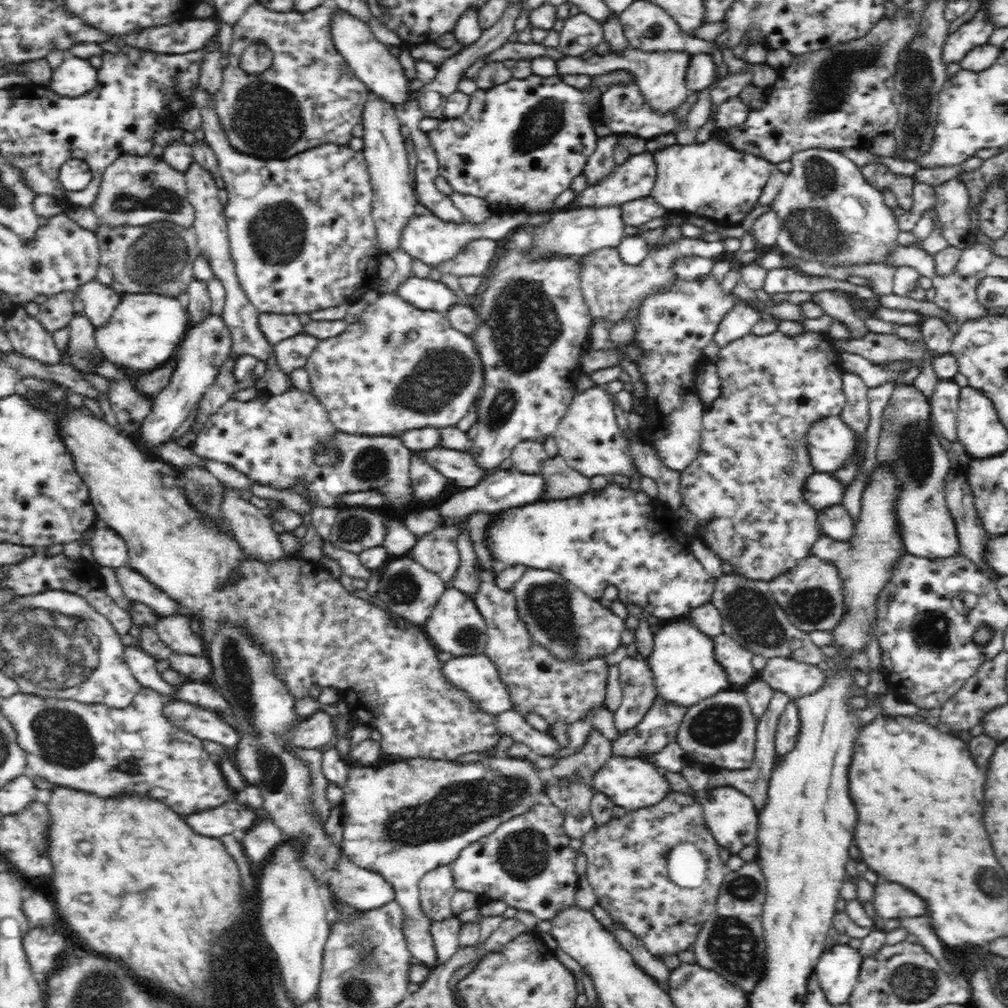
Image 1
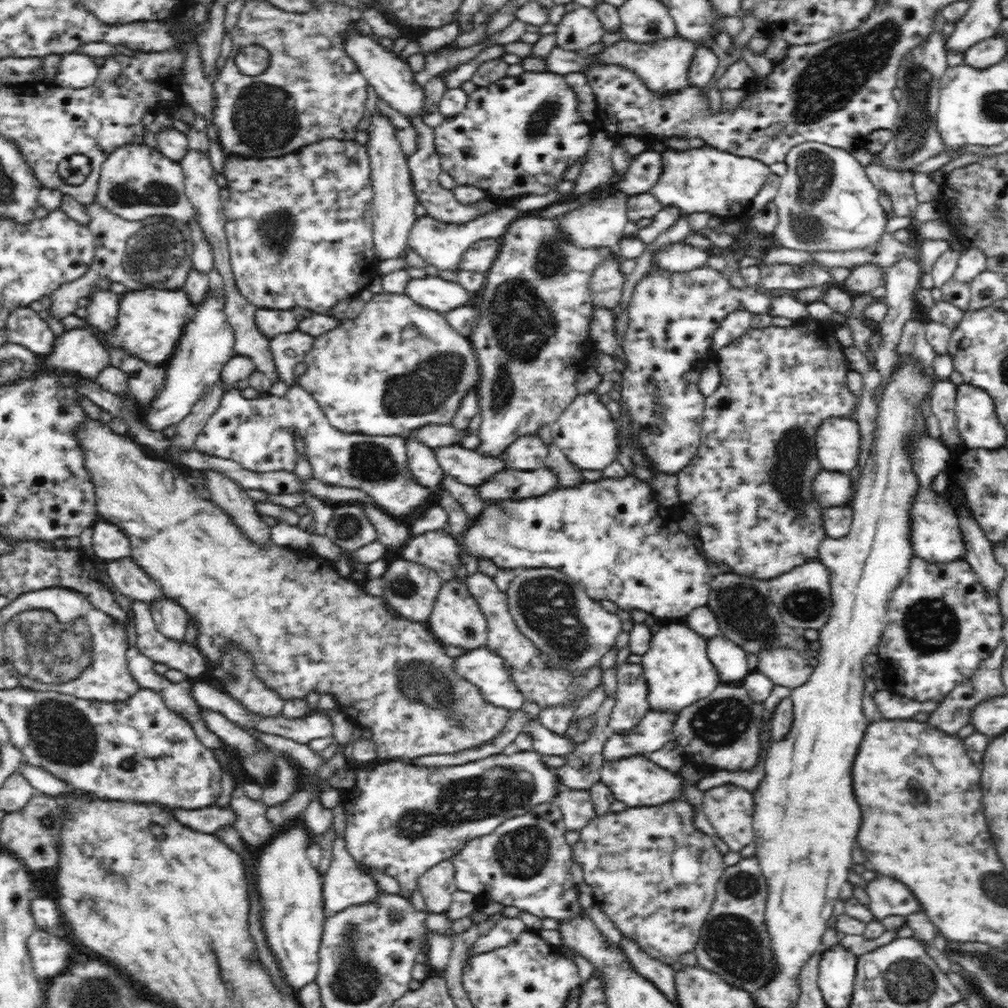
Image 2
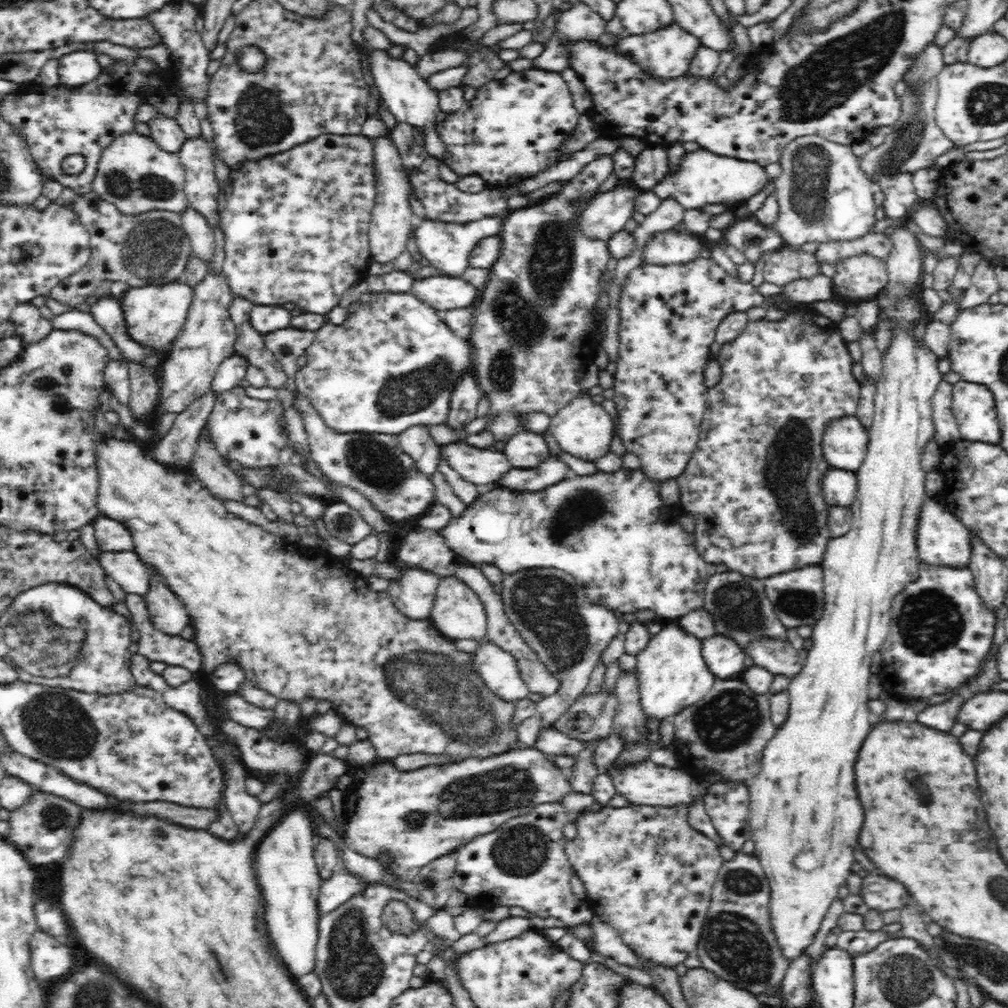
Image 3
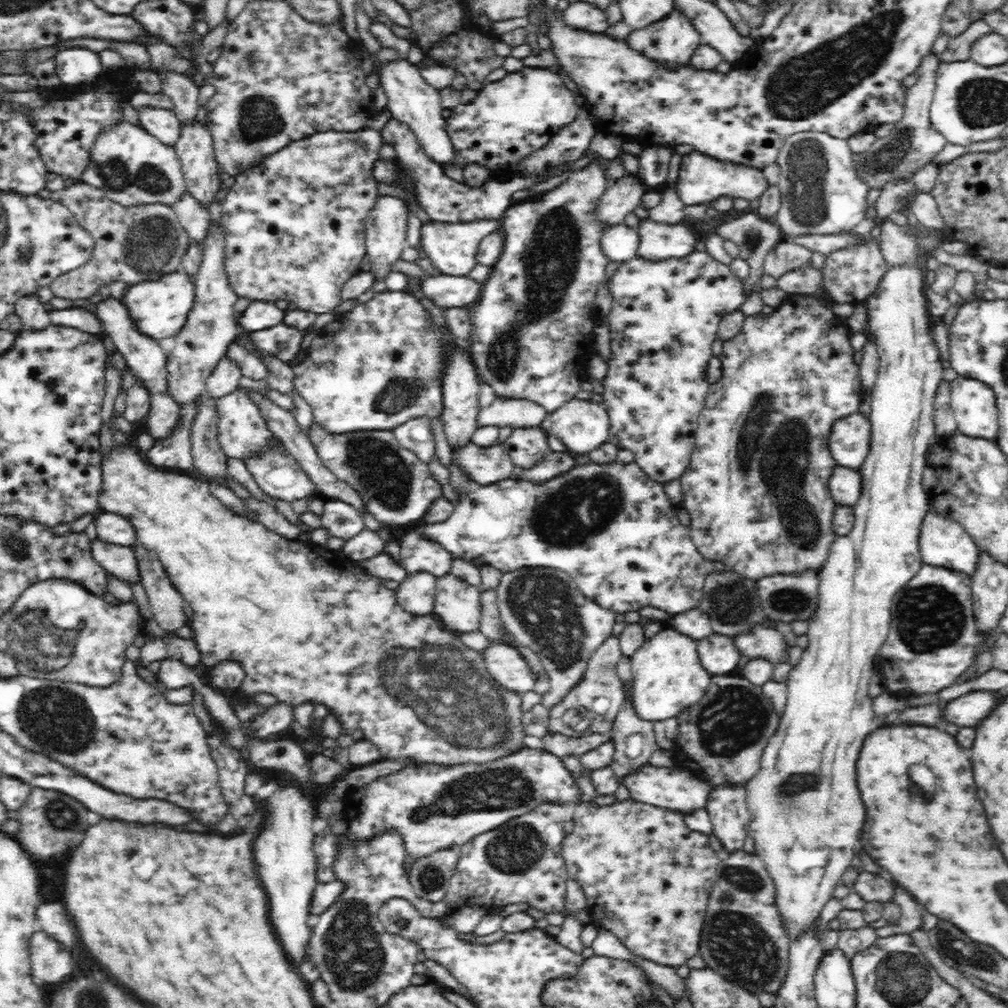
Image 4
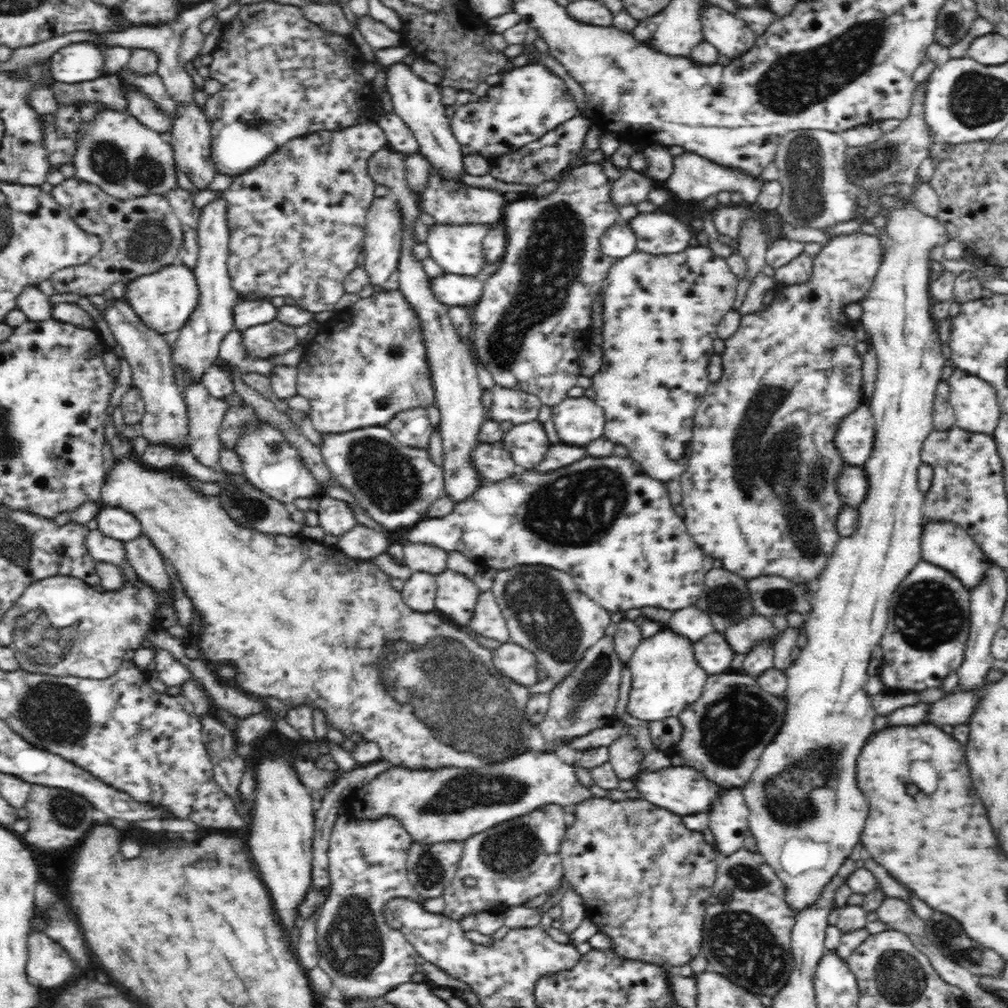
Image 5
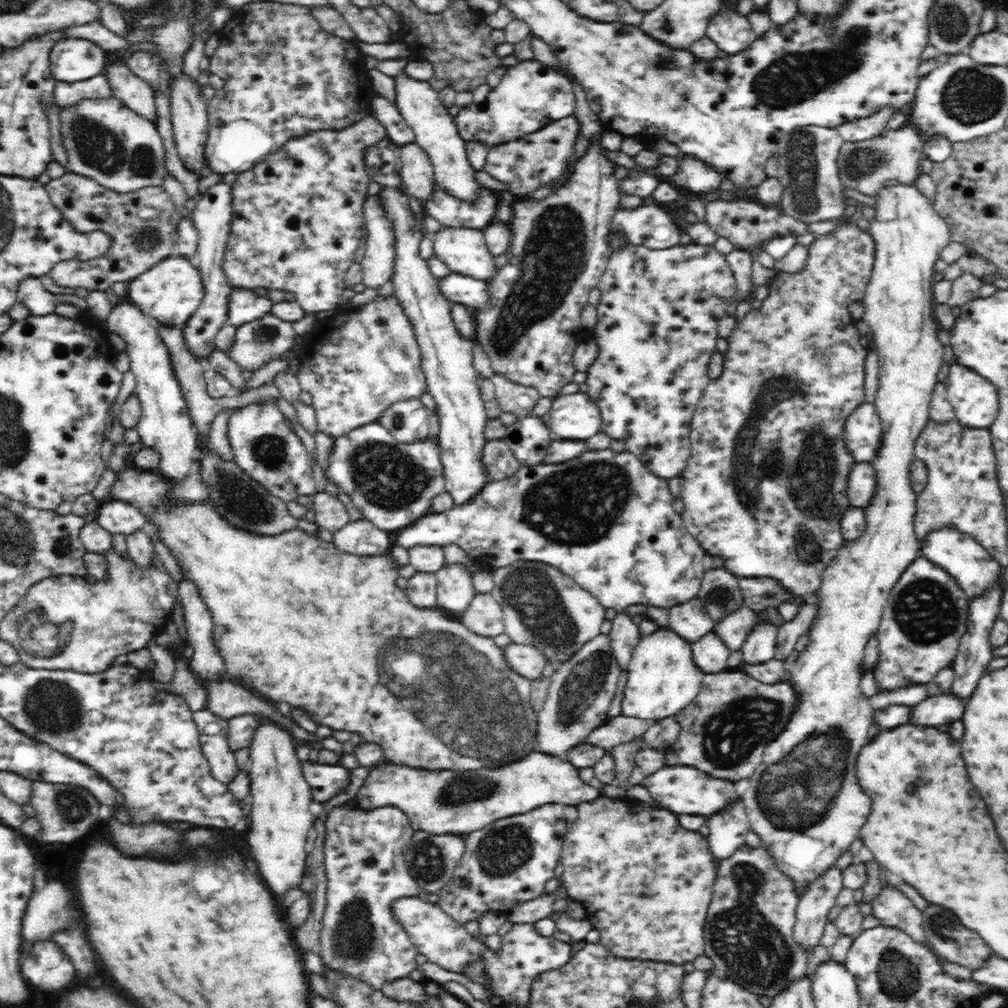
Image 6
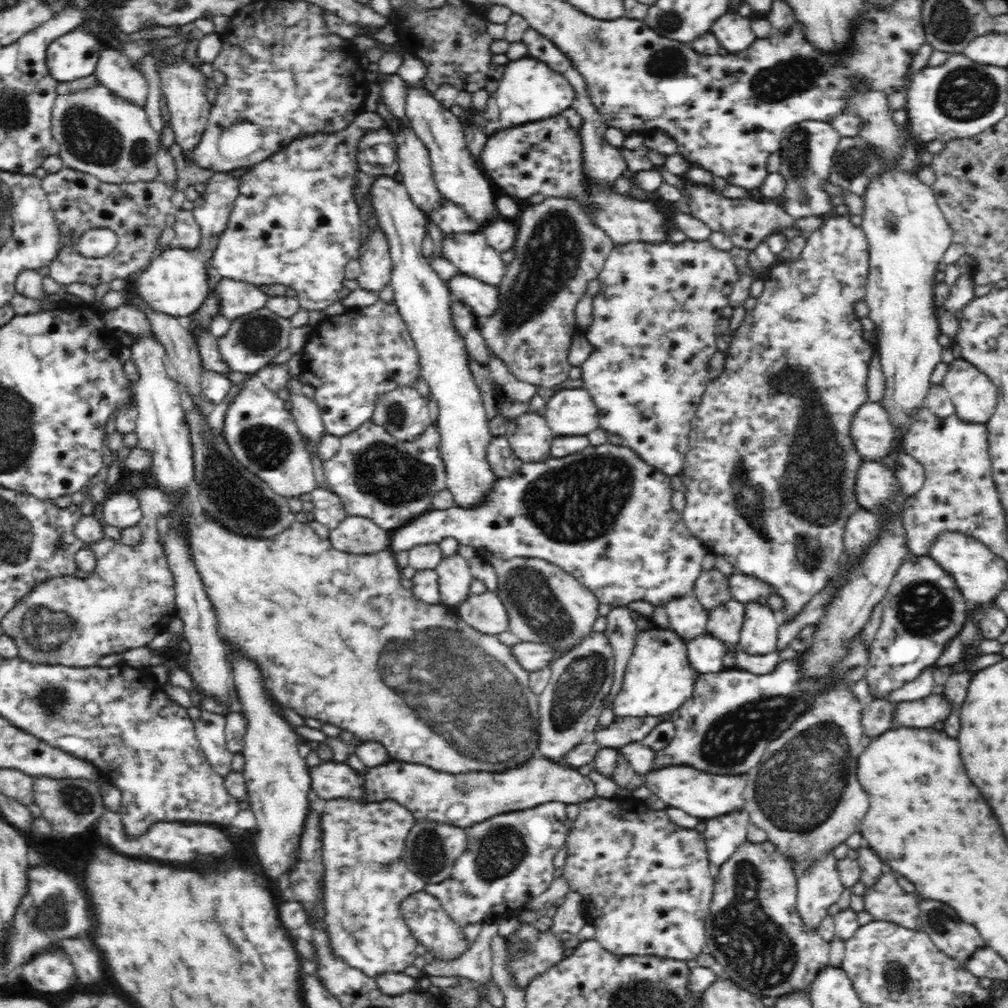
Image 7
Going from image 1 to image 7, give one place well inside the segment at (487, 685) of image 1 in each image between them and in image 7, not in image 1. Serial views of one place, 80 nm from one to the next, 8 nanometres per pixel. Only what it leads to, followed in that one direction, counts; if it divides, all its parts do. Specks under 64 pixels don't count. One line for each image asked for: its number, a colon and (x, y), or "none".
2: (483, 666)
3: (500, 668)
4: (509, 667)
5: (521, 664)
6: (529, 660)
7: (533, 655)

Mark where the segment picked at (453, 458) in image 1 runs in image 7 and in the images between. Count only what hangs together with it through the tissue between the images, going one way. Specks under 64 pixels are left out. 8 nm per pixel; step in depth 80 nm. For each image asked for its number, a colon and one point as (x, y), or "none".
2: (470, 467)
3: (483, 467)
4: (485, 465)
5: (494, 462)
6: (500, 462)
7: (504, 461)

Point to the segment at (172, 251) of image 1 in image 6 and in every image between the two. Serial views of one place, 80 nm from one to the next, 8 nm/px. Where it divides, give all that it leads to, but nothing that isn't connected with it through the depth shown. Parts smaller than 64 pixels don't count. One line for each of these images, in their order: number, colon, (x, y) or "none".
2: (156, 251)
3: (150, 247)
4: (138, 242)
5: (141, 234)
6: (141, 222)

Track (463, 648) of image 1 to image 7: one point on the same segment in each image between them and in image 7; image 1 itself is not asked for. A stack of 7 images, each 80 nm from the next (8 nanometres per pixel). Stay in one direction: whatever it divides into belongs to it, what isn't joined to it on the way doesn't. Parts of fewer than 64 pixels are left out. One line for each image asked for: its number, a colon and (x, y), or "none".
2: (456, 619)
3: (458, 613)
4: (457, 603)
5: (456, 595)
6: (455, 591)
7: (454, 575)

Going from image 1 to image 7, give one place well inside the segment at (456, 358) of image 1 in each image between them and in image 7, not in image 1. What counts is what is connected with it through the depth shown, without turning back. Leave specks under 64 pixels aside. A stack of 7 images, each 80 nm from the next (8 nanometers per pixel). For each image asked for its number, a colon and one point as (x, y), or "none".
2: (397, 366)
3: (392, 363)
4: (377, 365)
5: (367, 362)
6: (355, 363)
7: (349, 359)

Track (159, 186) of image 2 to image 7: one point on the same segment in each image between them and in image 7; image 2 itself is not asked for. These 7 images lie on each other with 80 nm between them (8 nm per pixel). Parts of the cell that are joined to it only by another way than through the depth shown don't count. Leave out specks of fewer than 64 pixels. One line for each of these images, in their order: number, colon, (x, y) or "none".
3: (134, 173)
4: (131, 166)
5: (125, 158)
6: (105, 140)
7: (99, 132)

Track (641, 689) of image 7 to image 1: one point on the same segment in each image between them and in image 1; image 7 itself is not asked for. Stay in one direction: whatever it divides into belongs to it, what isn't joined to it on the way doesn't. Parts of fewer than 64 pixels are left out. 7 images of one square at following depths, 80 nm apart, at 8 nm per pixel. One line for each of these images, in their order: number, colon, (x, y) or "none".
1: (681, 661)
2: (676, 672)
3: (671, 674)
4: (667, 675)
5: (666, 679)
6: (662, 679)

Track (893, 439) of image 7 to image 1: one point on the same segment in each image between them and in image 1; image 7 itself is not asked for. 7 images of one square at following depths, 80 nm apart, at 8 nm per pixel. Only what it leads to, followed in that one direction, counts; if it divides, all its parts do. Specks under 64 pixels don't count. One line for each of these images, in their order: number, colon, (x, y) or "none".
1: (831, 442)
2: (839, 442)
3: (845, 442)
4: (850, 440)
5: (855, 439)
6: (863, 433)

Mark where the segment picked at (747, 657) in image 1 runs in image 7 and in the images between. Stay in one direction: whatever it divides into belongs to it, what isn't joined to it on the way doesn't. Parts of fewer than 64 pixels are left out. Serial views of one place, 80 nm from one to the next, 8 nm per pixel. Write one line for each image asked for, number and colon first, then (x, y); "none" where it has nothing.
2: (729, 660)
3: (723, 656)
4: (718, 655)
5: (713, 654)
6: (709, 653)
7: (705, 653)

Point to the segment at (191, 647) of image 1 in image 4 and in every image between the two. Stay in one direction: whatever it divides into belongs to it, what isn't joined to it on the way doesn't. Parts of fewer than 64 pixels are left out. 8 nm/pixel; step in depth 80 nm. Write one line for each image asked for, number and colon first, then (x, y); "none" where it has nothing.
2: (171, 619)
3: (169, 614)
4: (168, 607)

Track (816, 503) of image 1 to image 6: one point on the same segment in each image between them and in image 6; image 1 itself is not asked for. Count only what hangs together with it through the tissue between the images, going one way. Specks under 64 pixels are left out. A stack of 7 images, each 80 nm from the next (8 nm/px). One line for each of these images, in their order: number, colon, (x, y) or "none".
2: (833, 489)
3: (840, 487)
4: (846, 484)
5: (854, 485)
6: (864, 484)

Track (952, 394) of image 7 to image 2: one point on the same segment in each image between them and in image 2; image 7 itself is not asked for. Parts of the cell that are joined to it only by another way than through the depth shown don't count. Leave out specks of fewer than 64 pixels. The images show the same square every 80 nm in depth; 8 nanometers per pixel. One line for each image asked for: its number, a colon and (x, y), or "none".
2: (979, 427)
3: (973, 404)
4: (973, 405)
5: (974, 402)
6: (975, 401)

